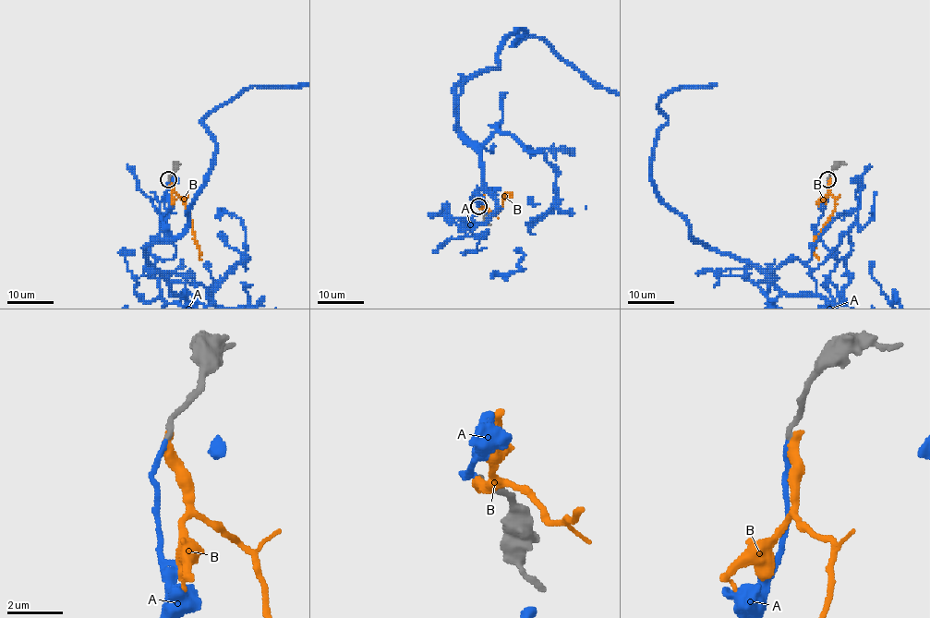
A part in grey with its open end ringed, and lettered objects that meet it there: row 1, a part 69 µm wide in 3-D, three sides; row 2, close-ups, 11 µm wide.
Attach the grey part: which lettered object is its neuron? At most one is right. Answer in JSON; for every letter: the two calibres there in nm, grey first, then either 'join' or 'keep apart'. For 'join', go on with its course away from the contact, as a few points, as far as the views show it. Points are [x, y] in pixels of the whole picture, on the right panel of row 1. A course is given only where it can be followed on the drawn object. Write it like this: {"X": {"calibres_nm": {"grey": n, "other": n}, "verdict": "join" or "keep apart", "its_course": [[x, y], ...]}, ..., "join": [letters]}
{"A": {"calibres_nm": {"grey": 190, "other": 160}, "verdict": "join"}, "B": {"calibres_nm": {"grey": 200, "other": 360}, "verdict": "keep apart"}, "join": ["A"]}

